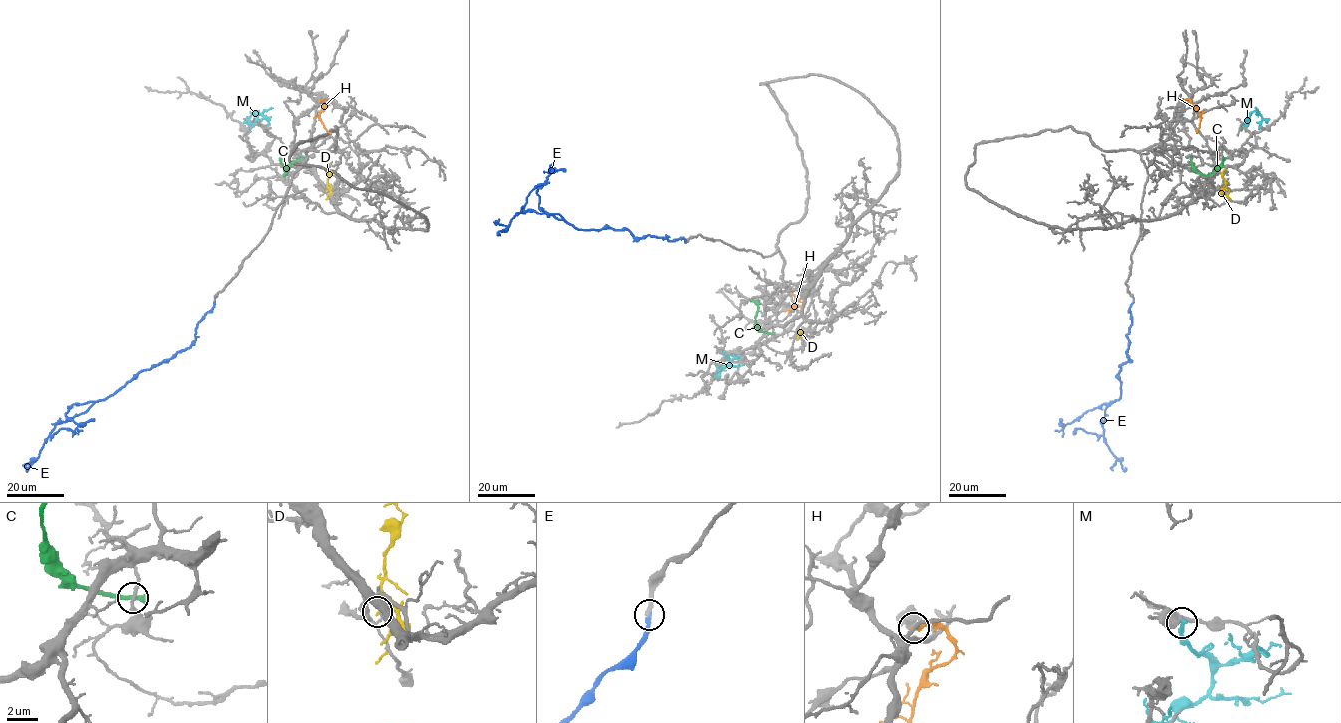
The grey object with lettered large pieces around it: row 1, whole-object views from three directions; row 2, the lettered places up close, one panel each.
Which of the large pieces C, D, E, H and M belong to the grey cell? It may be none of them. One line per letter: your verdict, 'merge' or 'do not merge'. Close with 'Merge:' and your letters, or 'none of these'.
C: do not merge
D: do not merge
E: merge
H: do not merge
M: do not merge
Merge: E

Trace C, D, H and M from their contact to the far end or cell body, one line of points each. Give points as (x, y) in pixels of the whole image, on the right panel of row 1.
C: (1224, 158), (1208, 175), (1196, 171), (1191, 157)
D: (1228, 190), (1223, 178), (1226, 170)
H: (1183, 100), (1188, 98), (1200, 117), (1196, 133)
M: (1243, 126), (1248, 115), (1257, 111), (1261, 116), (1258, 129)

